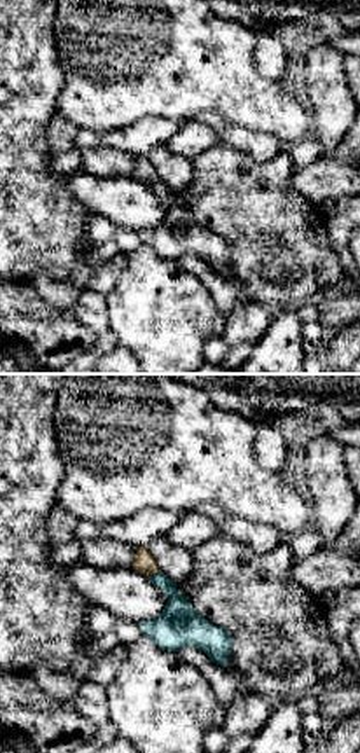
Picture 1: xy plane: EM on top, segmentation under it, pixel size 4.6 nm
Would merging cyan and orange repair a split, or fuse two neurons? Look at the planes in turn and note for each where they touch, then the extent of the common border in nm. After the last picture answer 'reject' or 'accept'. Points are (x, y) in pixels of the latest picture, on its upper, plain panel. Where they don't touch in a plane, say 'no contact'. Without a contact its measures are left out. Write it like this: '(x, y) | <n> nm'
(154, 182) | 70 nm

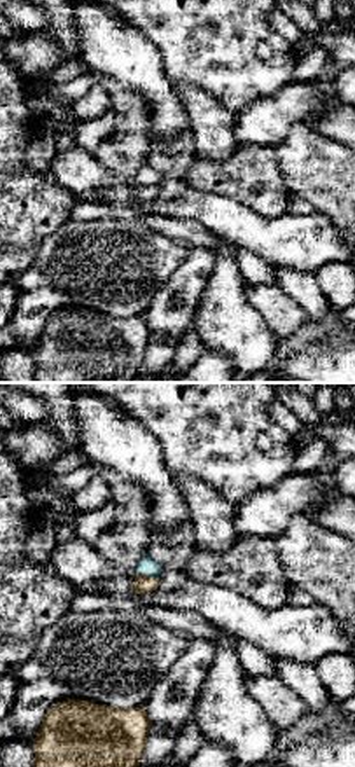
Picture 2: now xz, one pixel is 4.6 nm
(149, 184) | 100 nm

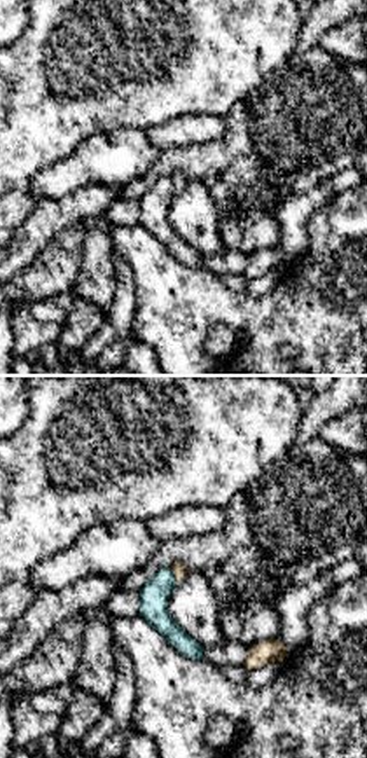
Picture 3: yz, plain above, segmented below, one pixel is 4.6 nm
(173, 184) | 80 nm

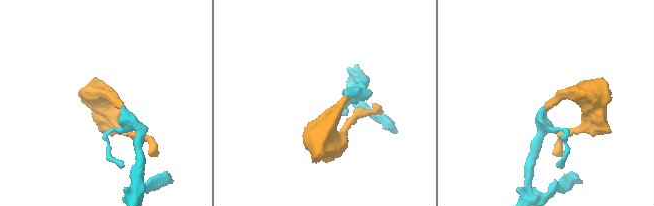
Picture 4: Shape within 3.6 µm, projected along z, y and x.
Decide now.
accept

